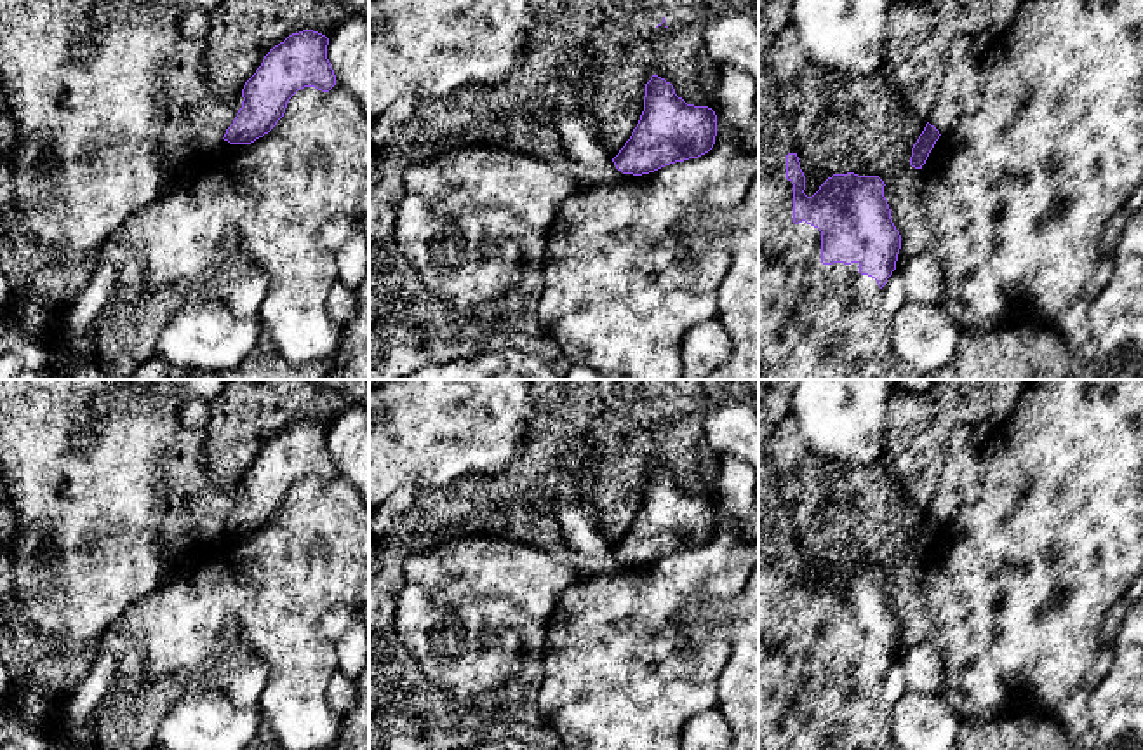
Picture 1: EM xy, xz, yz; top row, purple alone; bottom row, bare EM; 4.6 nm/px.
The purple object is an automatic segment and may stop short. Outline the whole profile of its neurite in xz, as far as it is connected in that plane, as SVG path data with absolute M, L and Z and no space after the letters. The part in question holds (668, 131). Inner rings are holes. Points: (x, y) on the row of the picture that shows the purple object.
M652 75L645 84L640 120L612 162L623 174L649 174L708 153L715 136L717 115L712 108L687 104L670 82Z

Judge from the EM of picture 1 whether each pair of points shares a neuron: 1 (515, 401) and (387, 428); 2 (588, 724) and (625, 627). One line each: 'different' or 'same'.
1: same
2: same

